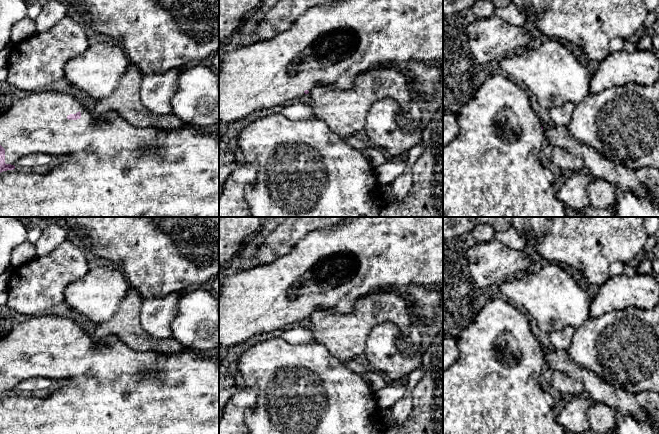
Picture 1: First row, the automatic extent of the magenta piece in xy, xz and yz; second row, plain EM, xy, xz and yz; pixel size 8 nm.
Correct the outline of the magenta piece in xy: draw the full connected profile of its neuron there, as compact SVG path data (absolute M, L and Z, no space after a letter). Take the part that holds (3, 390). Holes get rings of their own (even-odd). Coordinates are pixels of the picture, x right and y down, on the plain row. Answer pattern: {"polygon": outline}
{"polygon": "M47 314L29 317L24 322L15 324L9 334L0 339L0 434L219 434L219 357L205 357L199 352L186 349L176 354L138 352L114 335L95 342L93 336L70 318ZM32 377L67 382L63 386L58 385L47 396L26 396L15 392L20 382Z"}

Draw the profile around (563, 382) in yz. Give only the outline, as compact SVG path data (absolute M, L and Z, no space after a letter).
M554 371L552 374L551 386L553 389L558 390L566 398L574 396L582 396L585 392L583 384L568 373L563 371Z

